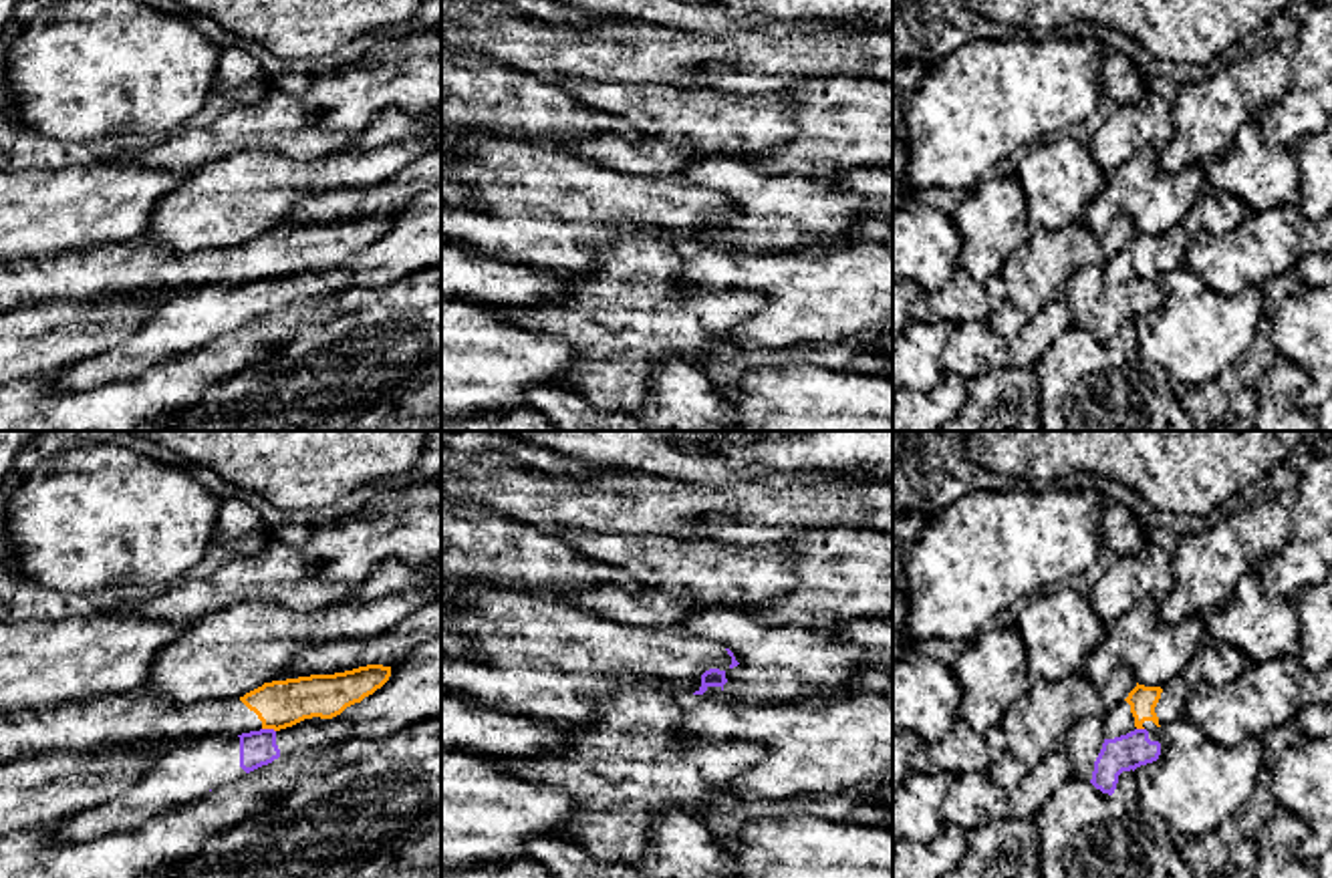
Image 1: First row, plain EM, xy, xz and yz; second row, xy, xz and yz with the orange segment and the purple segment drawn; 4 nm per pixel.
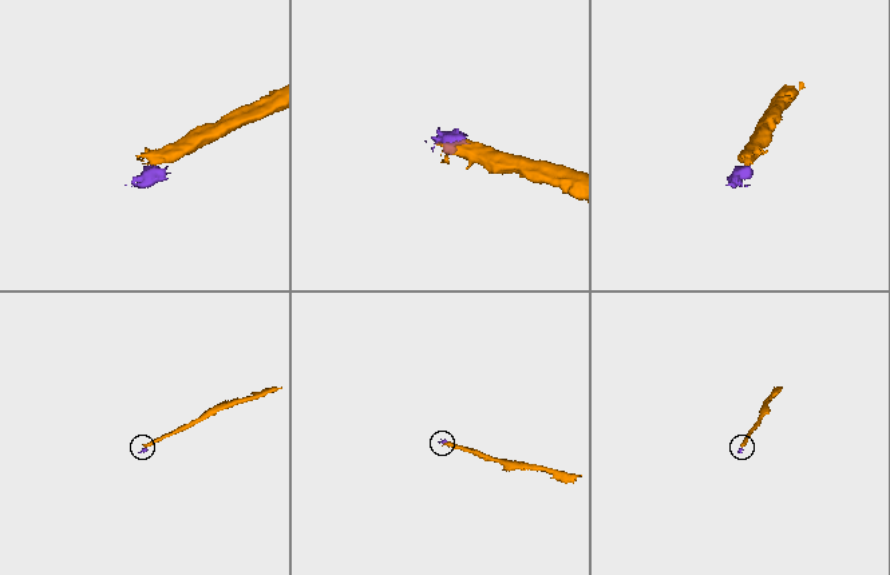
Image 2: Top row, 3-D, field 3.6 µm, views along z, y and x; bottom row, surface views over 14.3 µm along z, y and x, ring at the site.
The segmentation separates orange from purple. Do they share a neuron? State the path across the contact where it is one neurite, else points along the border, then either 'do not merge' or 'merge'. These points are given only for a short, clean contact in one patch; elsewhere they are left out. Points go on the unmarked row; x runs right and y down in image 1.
border along xy (262, 276), (275, 280); do not merge

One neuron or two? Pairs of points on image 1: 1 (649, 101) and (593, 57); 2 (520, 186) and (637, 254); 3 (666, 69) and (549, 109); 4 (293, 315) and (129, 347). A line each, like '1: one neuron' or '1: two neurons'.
1: two neurons
2: two neurons
3: two neurons
4: two neurons

